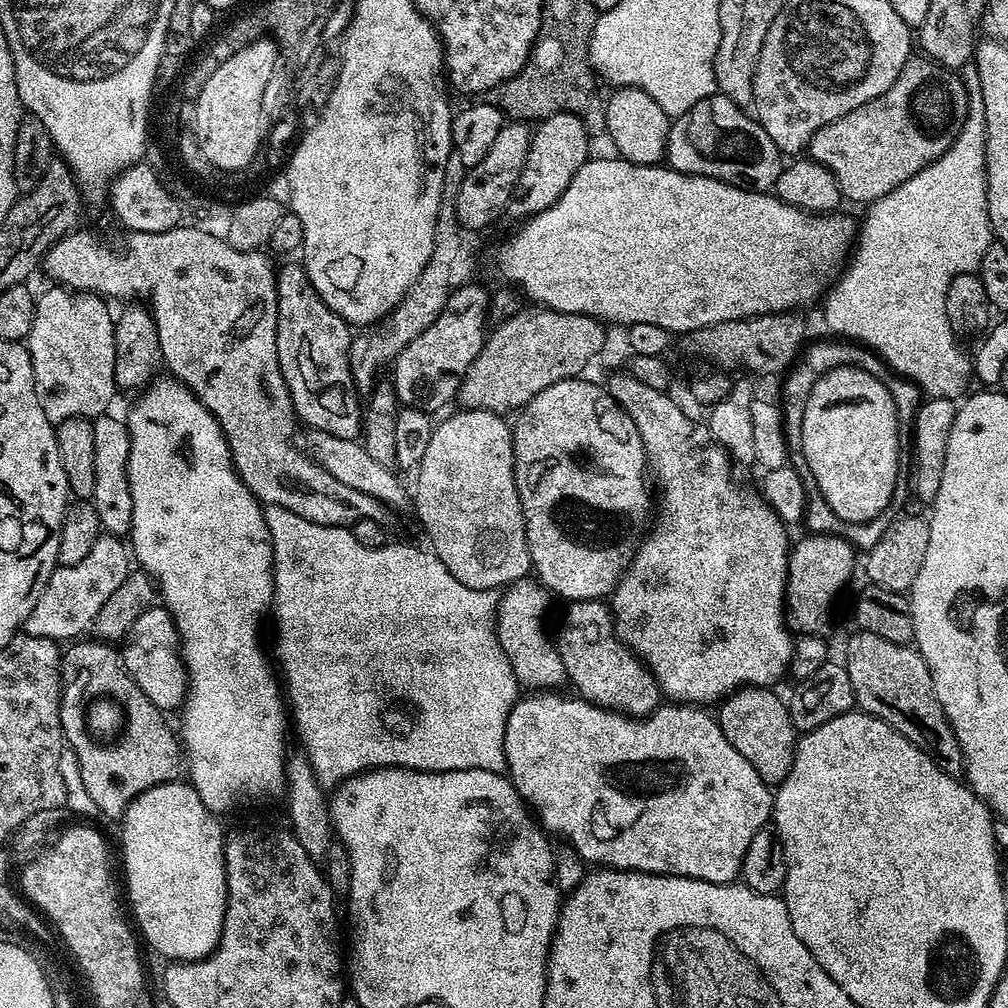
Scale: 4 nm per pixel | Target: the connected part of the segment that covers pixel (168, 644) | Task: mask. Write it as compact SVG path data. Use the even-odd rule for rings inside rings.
M153 606L138 614L138 622L130 626L127 636L123 637L123 644L124 669L132 675L134 682L138 682L138 690L142 690L156 708L179 709L188 695L188 671L180 653L180 635L167 608Z

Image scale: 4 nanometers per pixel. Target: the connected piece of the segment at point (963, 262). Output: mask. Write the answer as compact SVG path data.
M969 62L964 65L962 79L968 95L968 113L962 122L959 134L954 138L954 142L948 147L946 154L939 156L930 166L918 170L918 174L914 174L914 178L902 182L902 186L890 190L890 194L873 200L871 204L867 205L865 212L868 213L864 216L864 224L862 220L859 225L858 239L854 245L854 251L851 253L846 267L841 271L838 279L828 289L822 300L822 305L824 304L824 324L832 331L829 333L833 337L851 340L857 344L863 344L866 348L871 348L894 371L899 372L904 379L911 380L912 383L918 385L925 397L946 398L955 401L959 401L969 391L969 389L967 390L968 379L971 381L974 373L969 353L964 353L964 348L960 345L963 343L950 326L950 318L946 318L946 290L950 290L950 282L954 282L954 278L958 278L958 274L976 272L979 269L982 254L986 254L986 246L993 243L994 240L992 223L988 217L988 183L986 182L986 154L984 153L984 147L986 146L986 110L982 106L982 78L978 74L975 63Z

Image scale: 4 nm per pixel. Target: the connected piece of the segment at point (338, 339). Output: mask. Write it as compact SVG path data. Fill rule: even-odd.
M296 262L296 264L280 264L276 273L276 289L278 290L278 330L276 331L276 341L278 342L278 366L282 370L282 378L288 387L288 393L292 399L292 405L296 411L299 423L301 425L309 424L309 429L325 432L331 436L338 438L346 438L347 440L357 439L361 435L361 421L362 421L362 400L358 395L356 384L352 380L350 358L348 351L350 350L351 340L353 338L353 329L342 319L337 312L330 310L330 306L326 306L326 302L322 302L322 298L318 294L318 290L314 290L314 286L308 277L308 271L304 269L303 263Z

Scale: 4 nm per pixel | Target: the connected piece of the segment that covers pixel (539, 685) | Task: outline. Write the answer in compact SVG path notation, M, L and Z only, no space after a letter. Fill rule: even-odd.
M525 578L515 580L513 584L509 584L507 588L503 589L496 605L498 642L514 670L517 685L524 690L556 690L561 687L560 683L563 685L566 680L562 658L556 649L556 641L550 635L550 628L548 632L547 626L544 625L544 619L548 616L548 600L550 601L550 593L543 584L535 579Z

